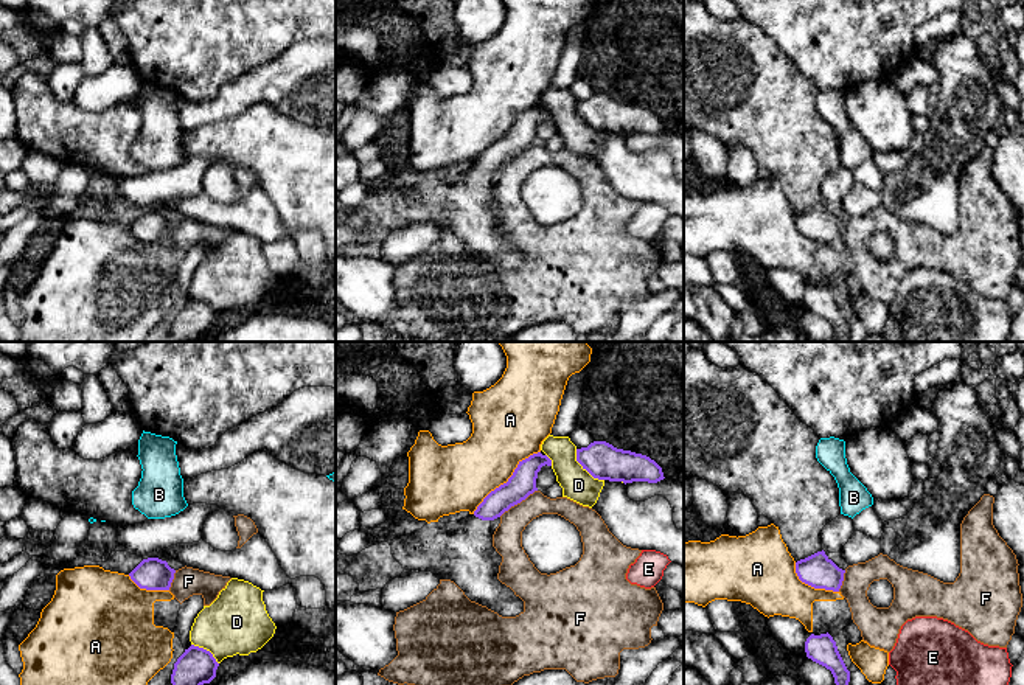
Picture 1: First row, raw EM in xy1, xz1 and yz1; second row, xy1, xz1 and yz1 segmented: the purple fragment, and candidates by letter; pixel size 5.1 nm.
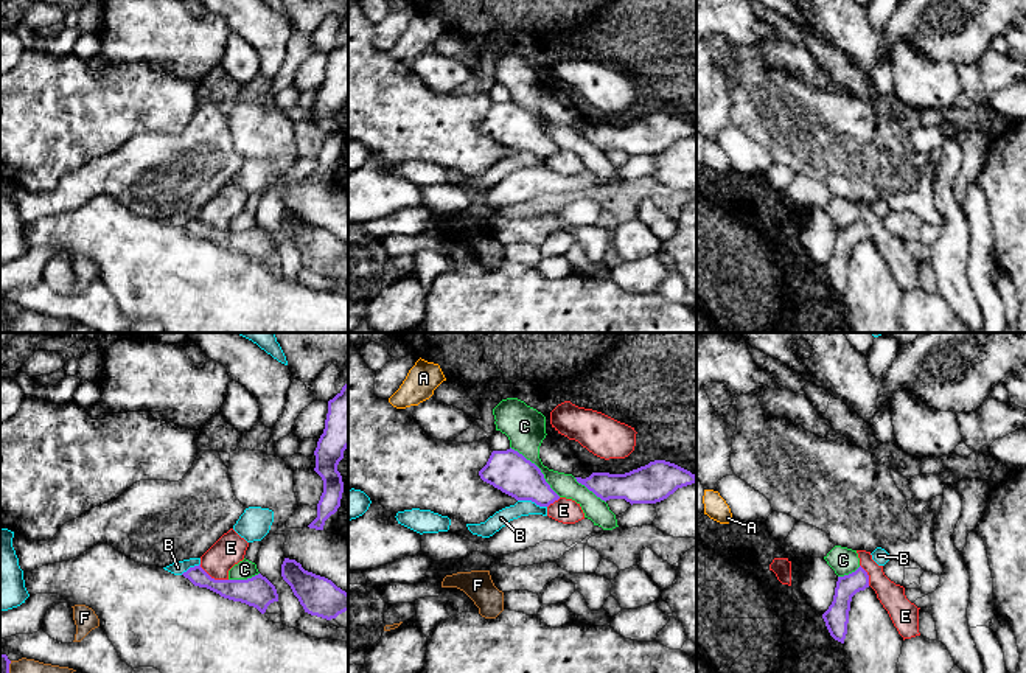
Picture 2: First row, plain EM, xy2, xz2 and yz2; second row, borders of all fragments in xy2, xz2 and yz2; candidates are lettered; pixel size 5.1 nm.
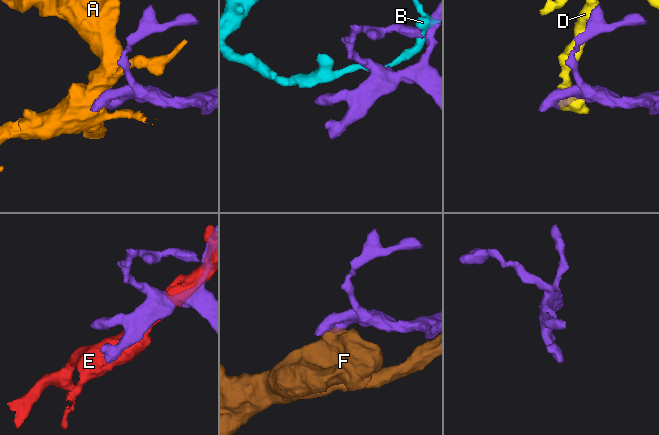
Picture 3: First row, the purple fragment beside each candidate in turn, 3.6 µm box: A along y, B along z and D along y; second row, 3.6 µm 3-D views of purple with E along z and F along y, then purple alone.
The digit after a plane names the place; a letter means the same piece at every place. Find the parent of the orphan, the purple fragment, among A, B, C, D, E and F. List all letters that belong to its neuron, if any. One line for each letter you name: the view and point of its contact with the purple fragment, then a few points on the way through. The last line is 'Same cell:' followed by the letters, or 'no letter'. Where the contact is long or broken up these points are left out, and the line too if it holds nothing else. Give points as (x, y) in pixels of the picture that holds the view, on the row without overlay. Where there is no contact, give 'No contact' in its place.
Same cell: no letter

